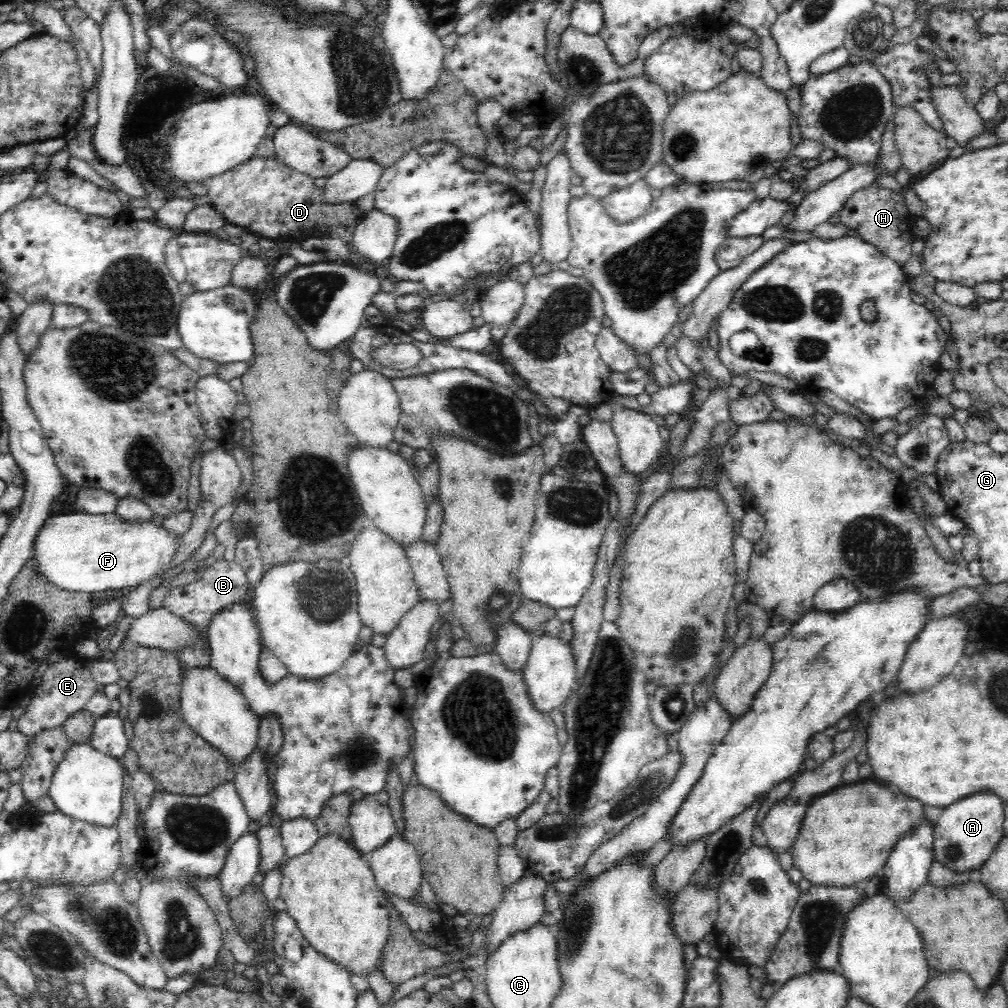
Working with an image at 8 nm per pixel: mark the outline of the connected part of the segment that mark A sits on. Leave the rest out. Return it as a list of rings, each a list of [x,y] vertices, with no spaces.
[[[990,791],[978,792],[937,811],[933,825],[933,860],[954,874],[977,873],[1004,837],[1003,800]]]

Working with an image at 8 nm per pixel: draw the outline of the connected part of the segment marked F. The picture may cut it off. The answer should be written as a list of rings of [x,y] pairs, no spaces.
[[[78,511],[48,517],[33,541],[30,561],[34,571],[62,592],[107,596],[113,590],[129,591],[160,576],[172,562],[180,540],[166,533],[163,525],[124,523],[115,511],[86,514]]]

